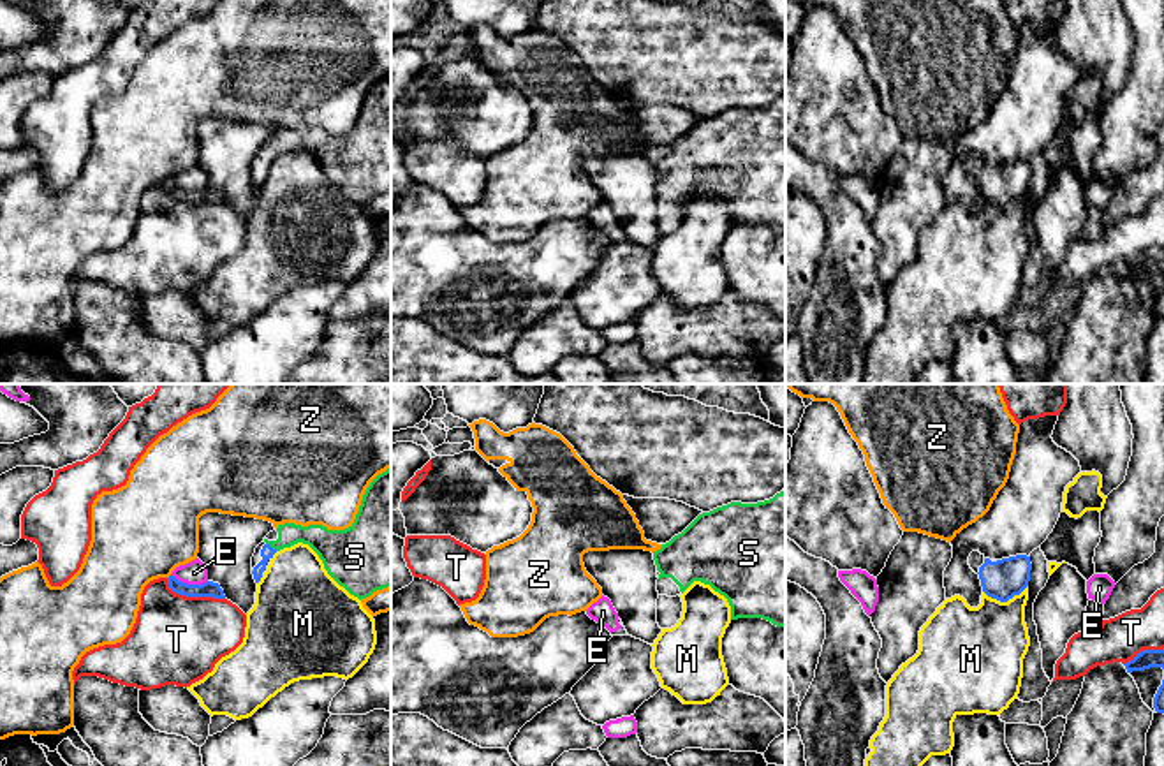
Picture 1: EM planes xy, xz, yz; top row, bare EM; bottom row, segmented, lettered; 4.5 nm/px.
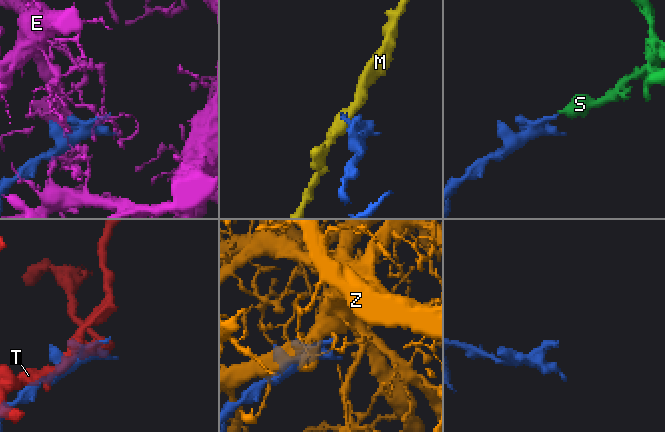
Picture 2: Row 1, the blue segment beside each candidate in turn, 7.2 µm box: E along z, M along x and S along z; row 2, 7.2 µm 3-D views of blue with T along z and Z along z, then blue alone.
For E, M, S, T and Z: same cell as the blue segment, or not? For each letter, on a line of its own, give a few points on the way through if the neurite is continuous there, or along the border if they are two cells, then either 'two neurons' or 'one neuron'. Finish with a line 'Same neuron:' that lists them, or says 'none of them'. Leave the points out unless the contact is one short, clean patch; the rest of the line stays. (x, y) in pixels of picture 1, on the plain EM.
E: two neurons
M: border along yz (1027, 191), (1006, 206), (992, 205), (983, 198); two neurons
S: runs through xy (266, 157), (270, 152), (287, 141), (324, 148); one neuron
T: two neurons
Z: two neurons
Same neuron: S

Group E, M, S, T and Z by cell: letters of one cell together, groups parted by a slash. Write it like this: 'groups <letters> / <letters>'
groups E / M / S / T / Z

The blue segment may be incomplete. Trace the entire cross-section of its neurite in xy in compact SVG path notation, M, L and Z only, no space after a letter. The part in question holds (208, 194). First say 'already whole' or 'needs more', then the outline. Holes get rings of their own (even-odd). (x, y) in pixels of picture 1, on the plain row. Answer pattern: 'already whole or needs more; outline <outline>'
already whole; outline M173 180L167 183L169 194L174 199L185 201L185 203L213 203L213 204L225 204L224 195L218 188L206 187L203 190L187 190L178 187Z

